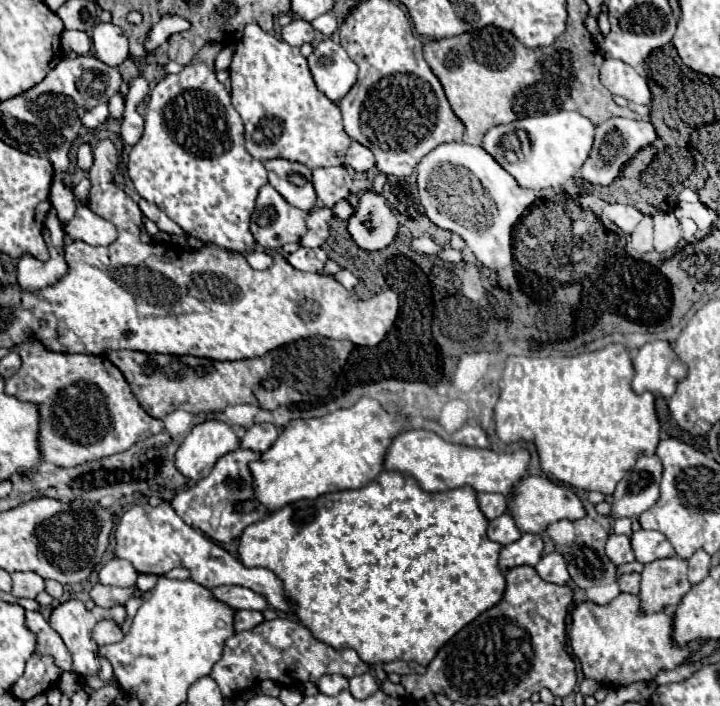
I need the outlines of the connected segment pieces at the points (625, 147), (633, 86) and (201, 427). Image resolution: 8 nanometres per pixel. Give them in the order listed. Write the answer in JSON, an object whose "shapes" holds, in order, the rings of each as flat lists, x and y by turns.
{"shapes":[[[610,118,602,124,596,126,596,140,592,146,592,152,588,156,588,160,584,162,582,170,580,170,580,178,598,184,598,186,610,186,622,166,644,146,652,144,656,140,656,130,650,124,650,120,628,120,628,118]],[[606,58,600,68,600,80,612,94,618,94,634,104,650,104,652,100,646,78,626,62]],[[206,420,196,424,176,450,176,468,184,478,198,482,208,476,220,456,236,448,240,448,240,440,226,422]]]}

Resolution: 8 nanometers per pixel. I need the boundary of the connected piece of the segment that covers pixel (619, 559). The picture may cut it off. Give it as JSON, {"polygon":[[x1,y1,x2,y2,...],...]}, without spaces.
{"polygon":[[610,534,608,542,606,542,606,556,612,560,614,566,634,562,634,552,632,552,632,546,630,546,630,538]]}

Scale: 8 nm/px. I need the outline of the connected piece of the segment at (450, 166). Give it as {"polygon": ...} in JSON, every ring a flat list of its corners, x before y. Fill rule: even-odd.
{"polygon":[[450,142,426,154,416,166,420,202,432,224,456,232,476,256,478,264,502,270,512,266,512,230,536,202,536,192,522,188,482,146],[454,168,464,168,456,172],[466,178,466,186,464,180],[470,178,470,186,468,186]]}

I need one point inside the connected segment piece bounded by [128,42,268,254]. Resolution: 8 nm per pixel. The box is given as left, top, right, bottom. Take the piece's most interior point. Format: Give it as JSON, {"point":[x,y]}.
{"point":[191,162]}

